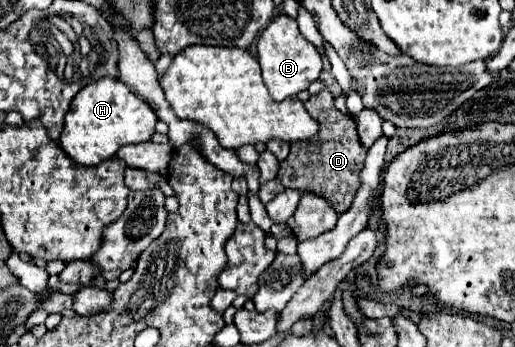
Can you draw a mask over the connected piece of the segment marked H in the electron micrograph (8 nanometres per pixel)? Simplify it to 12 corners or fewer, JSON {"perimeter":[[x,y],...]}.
{"perimeter":[[119,79],[89,83],[65,115],[79,165],[151,139],[157,115]]}

